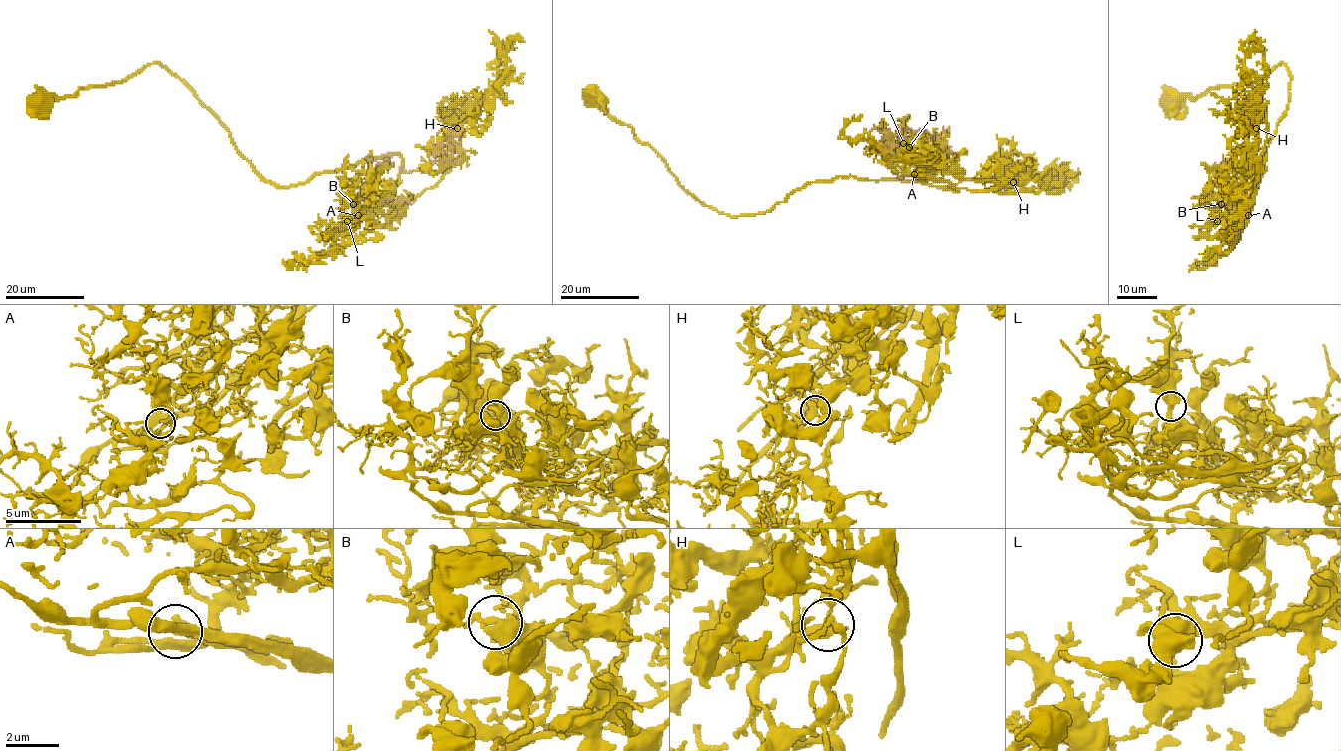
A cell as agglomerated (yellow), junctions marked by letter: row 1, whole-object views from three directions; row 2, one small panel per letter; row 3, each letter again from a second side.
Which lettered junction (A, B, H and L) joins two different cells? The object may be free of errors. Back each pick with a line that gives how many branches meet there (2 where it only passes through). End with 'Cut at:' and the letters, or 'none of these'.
Cut at: none of these

